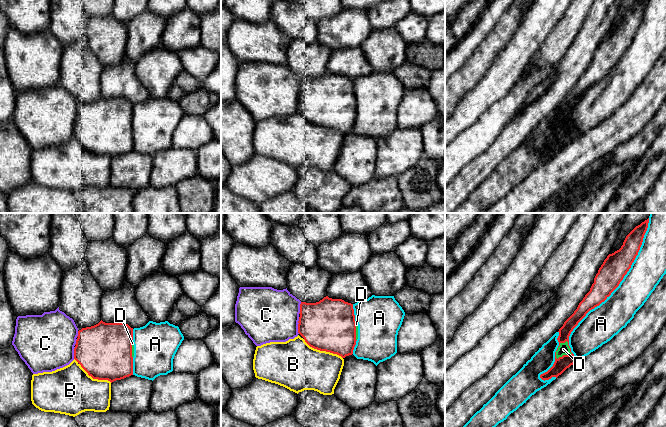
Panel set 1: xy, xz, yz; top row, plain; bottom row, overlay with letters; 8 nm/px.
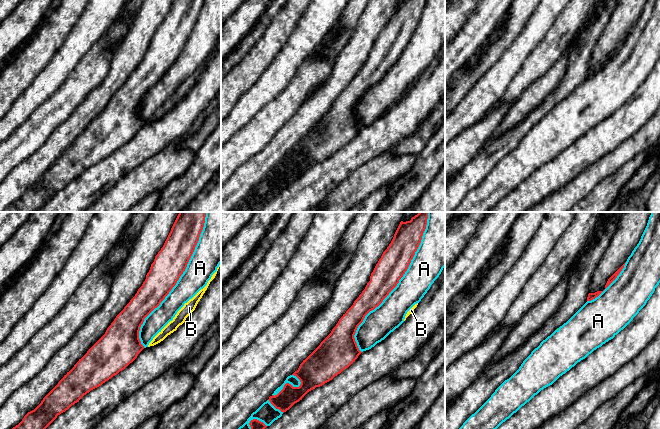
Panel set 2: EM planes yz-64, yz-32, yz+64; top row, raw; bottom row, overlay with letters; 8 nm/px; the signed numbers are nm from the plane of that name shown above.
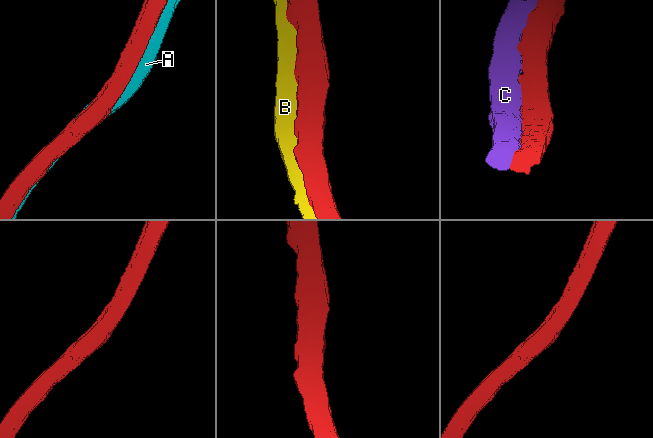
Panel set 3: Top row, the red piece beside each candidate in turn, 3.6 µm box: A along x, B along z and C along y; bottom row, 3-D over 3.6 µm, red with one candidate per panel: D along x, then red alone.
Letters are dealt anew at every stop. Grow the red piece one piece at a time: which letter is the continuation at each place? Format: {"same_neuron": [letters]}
{"same_neuron": []}

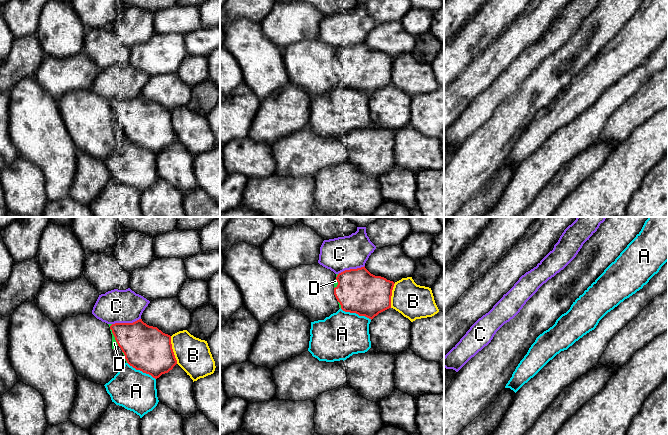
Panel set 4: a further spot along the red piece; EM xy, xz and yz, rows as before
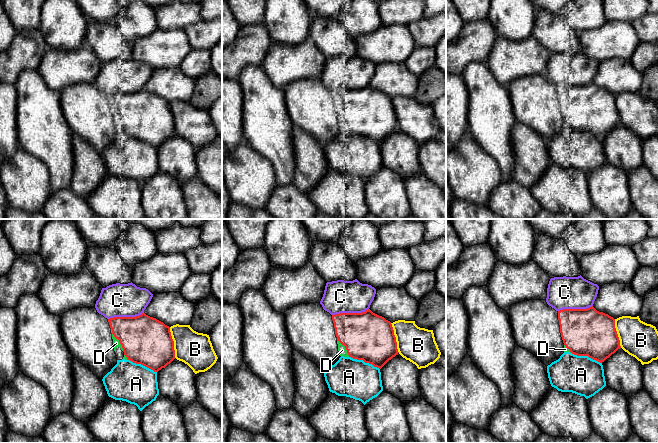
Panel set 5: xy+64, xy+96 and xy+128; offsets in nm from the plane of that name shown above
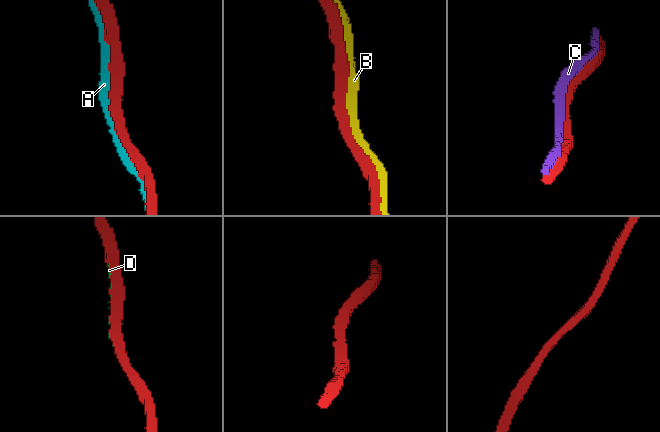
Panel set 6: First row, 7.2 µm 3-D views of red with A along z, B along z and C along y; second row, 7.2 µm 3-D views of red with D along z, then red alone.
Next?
{"same_neuron": ["D"]}

